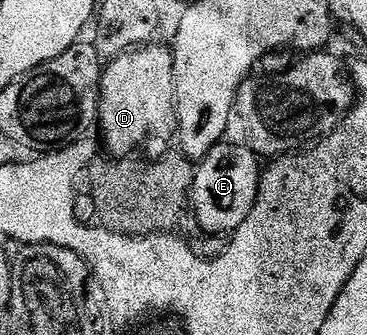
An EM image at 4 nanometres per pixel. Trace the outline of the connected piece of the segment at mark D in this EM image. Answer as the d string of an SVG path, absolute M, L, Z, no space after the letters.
M149 44L141 46L139 50L130 50L126 54L121 54L119 58L113 58L103 67L100 76L100 109L98 111L98 131L104 137L102 146L105 151L126 151L129 147L134 145L141 145L146 138L147 134L152 134L155 130L160 130L163 126L171 127L176 120L176 100L174 97L174 87L172 84L172 51L167 45L156 46L157 44Z

